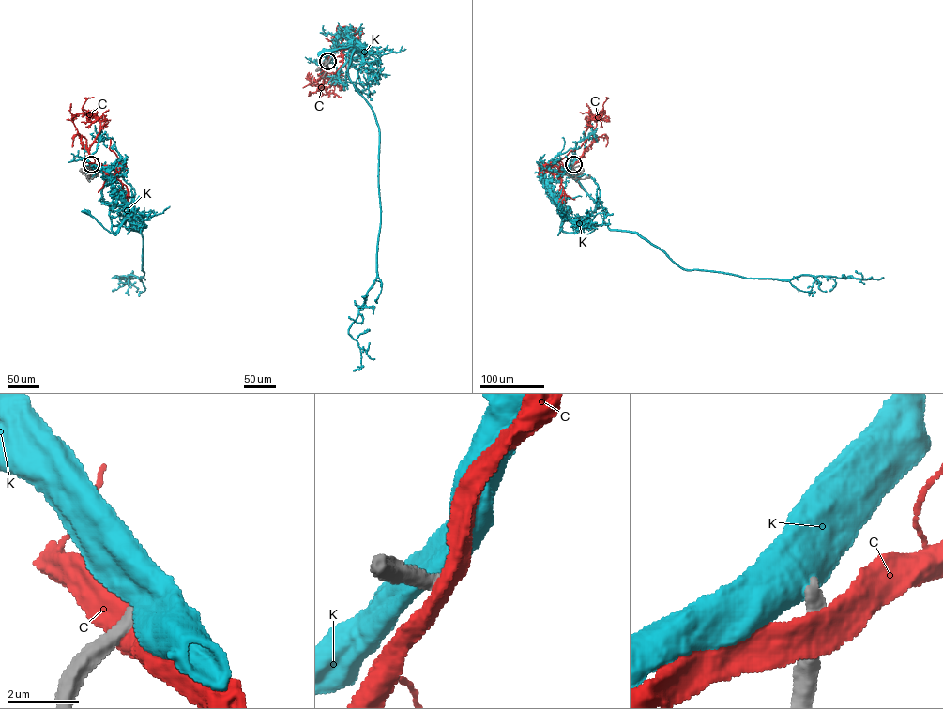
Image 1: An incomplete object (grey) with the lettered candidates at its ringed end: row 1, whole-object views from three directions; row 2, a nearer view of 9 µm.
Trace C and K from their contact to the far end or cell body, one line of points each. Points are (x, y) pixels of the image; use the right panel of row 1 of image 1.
C: (573, 165), (583, 154), (588, 122), (600, 113), (593, 115), (586, 103)
K: (573, 164), (545, 172), (551, 193), (564, 216), (558, 234), (566, 212)

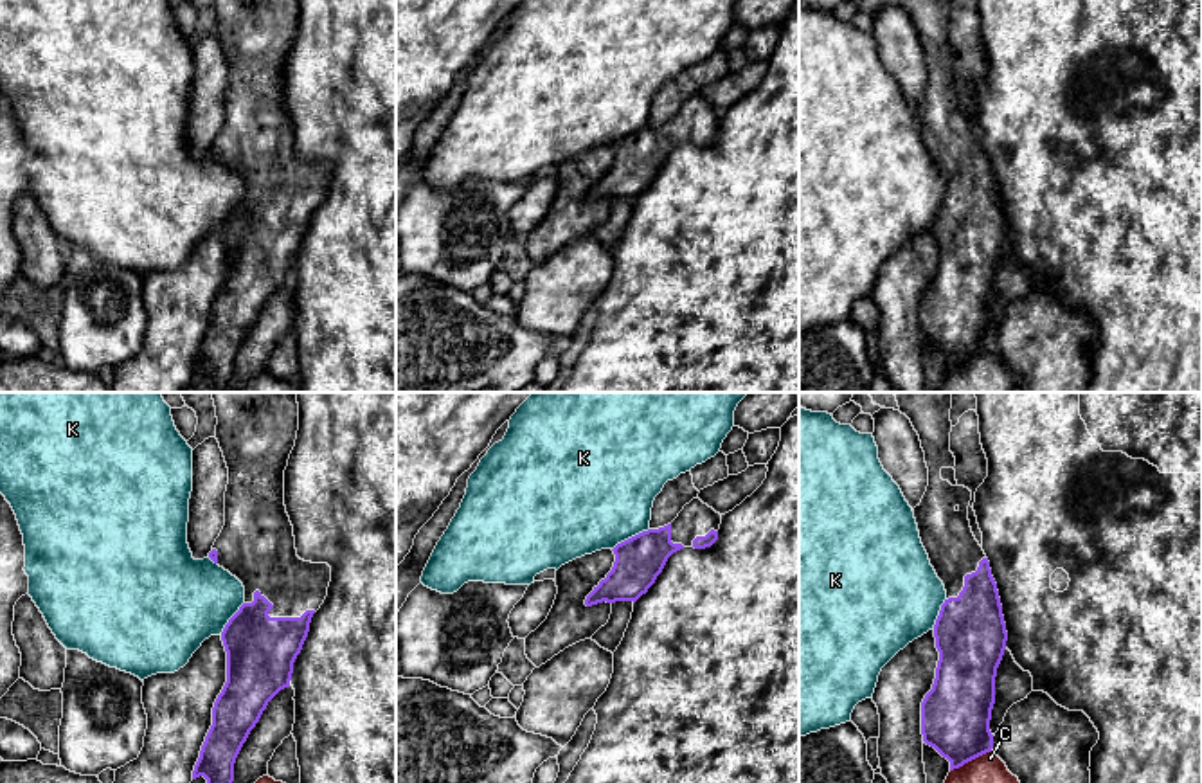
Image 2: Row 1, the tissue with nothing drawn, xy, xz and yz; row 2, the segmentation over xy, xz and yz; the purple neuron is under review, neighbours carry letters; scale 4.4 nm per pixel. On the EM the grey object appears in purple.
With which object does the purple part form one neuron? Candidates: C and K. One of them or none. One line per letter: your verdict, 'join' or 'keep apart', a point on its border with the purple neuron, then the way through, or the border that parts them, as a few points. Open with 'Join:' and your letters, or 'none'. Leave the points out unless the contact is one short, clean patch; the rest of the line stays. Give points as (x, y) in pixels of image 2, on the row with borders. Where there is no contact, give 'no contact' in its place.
Join: none
C: keep apart | yz (970, 760)
K: keep apart | xz (632, 537) | along xz (648, 528), (621, 540), (612, 549)

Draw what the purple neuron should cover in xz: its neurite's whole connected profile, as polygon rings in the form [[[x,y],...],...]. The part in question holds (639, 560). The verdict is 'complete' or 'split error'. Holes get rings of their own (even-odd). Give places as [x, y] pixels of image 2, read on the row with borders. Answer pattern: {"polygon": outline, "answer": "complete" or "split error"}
{"polygon": [[[693,499],[671,524],[617,544],[612,549],[615,554],[612,571],[587,596],[585,605],[635,603],[655,583],[673,553],[684,547],[711,547],[718,540],[720,524],[720,513],[700,499]]], "answer": "split error"}

